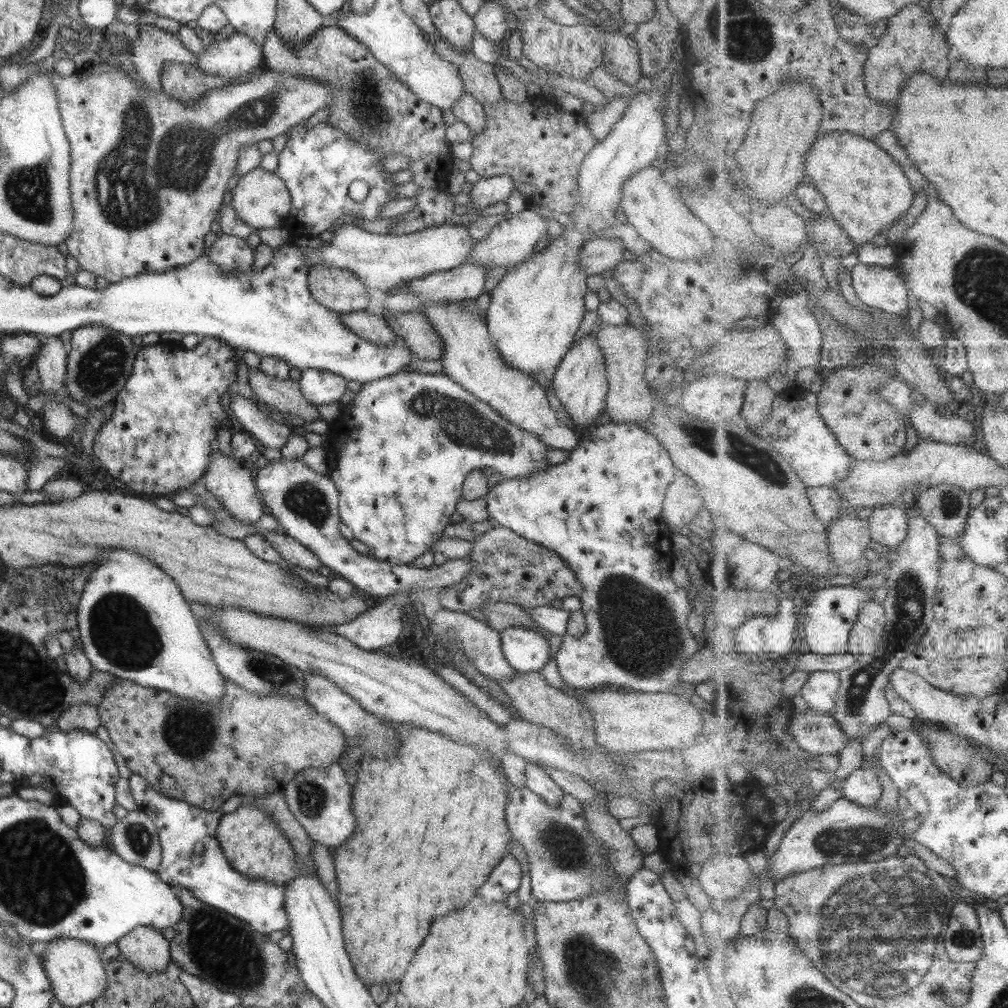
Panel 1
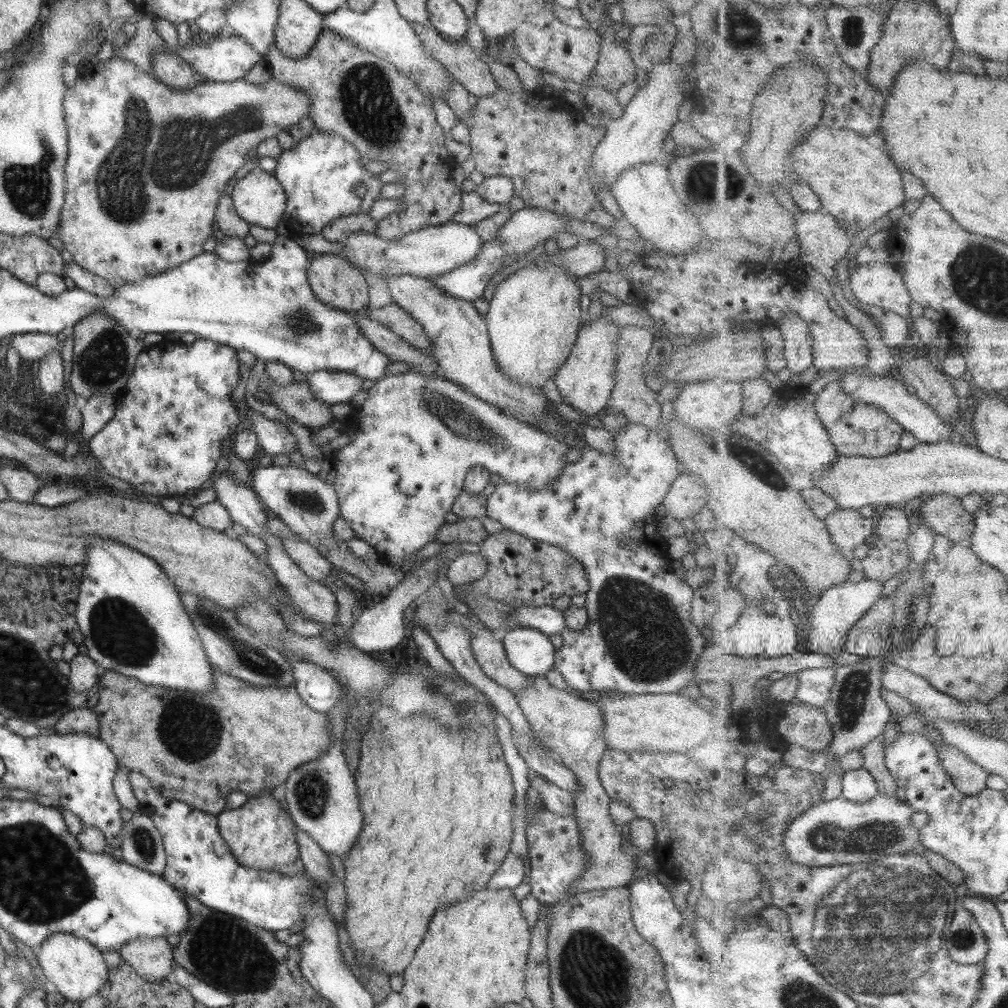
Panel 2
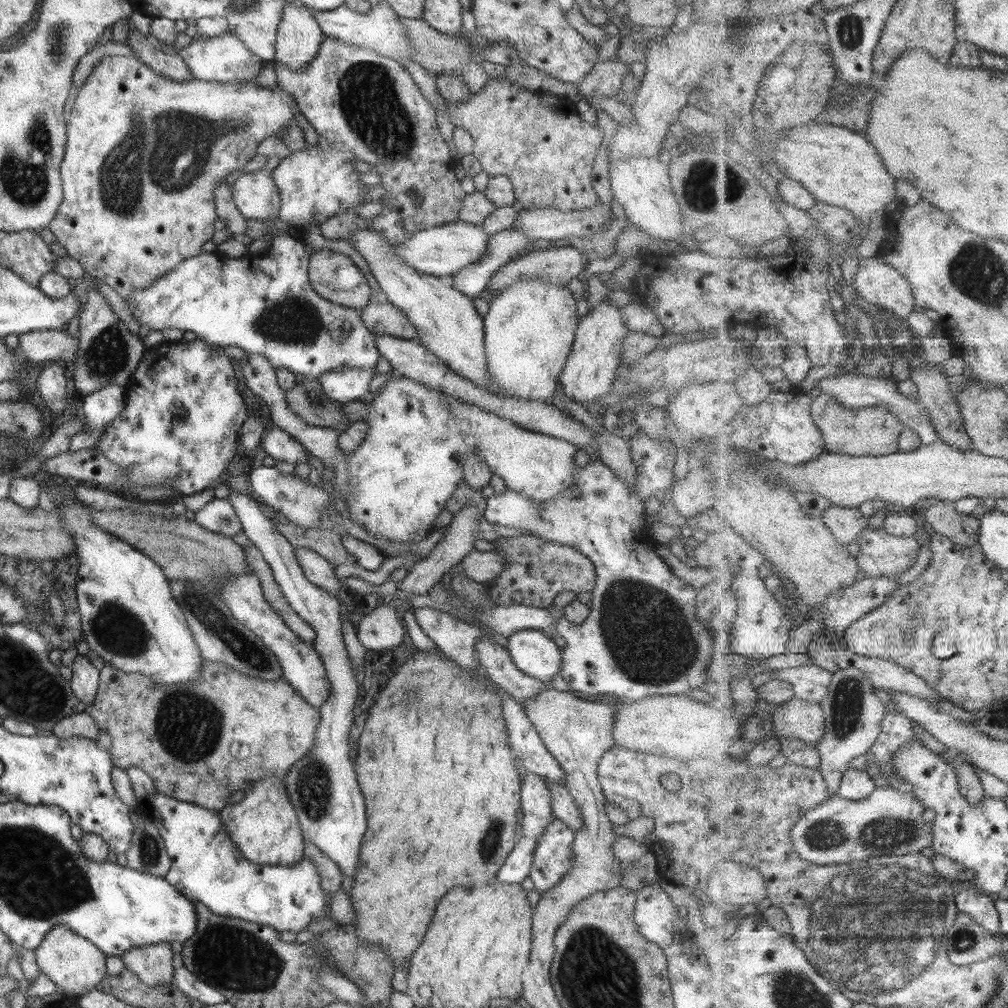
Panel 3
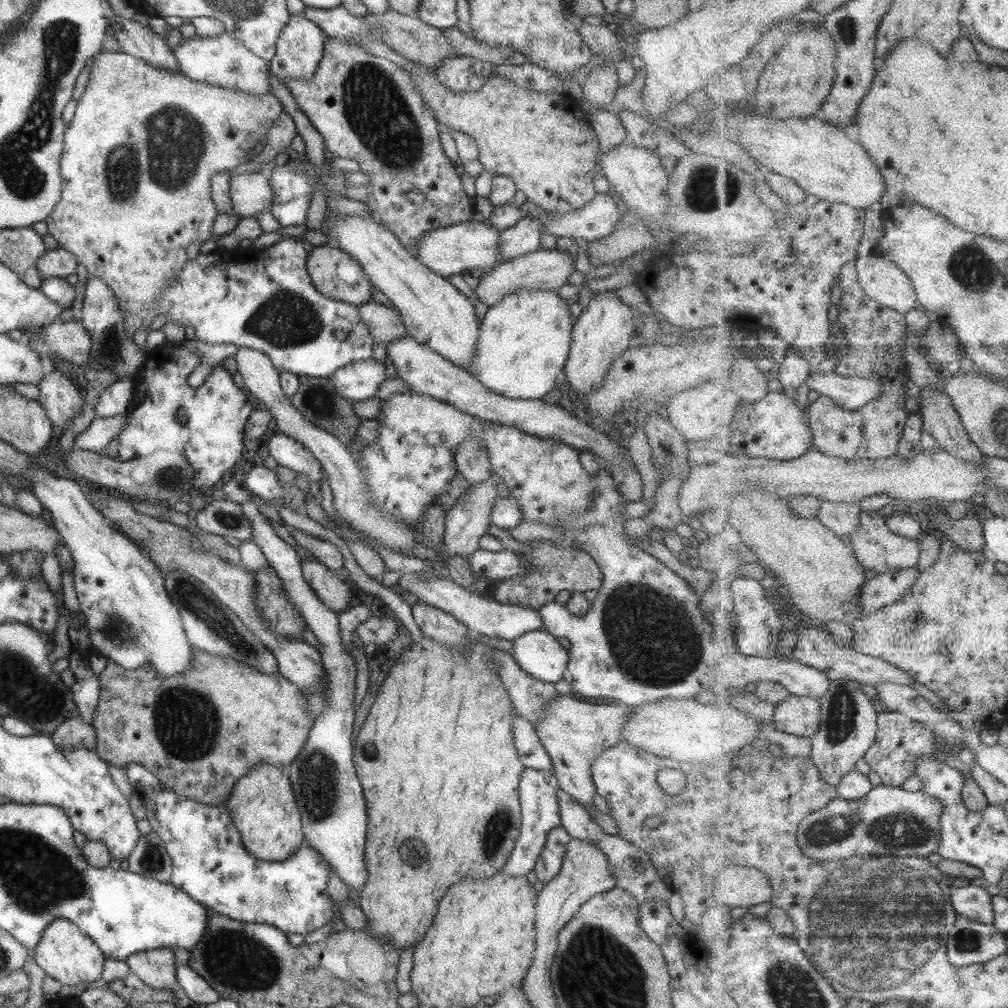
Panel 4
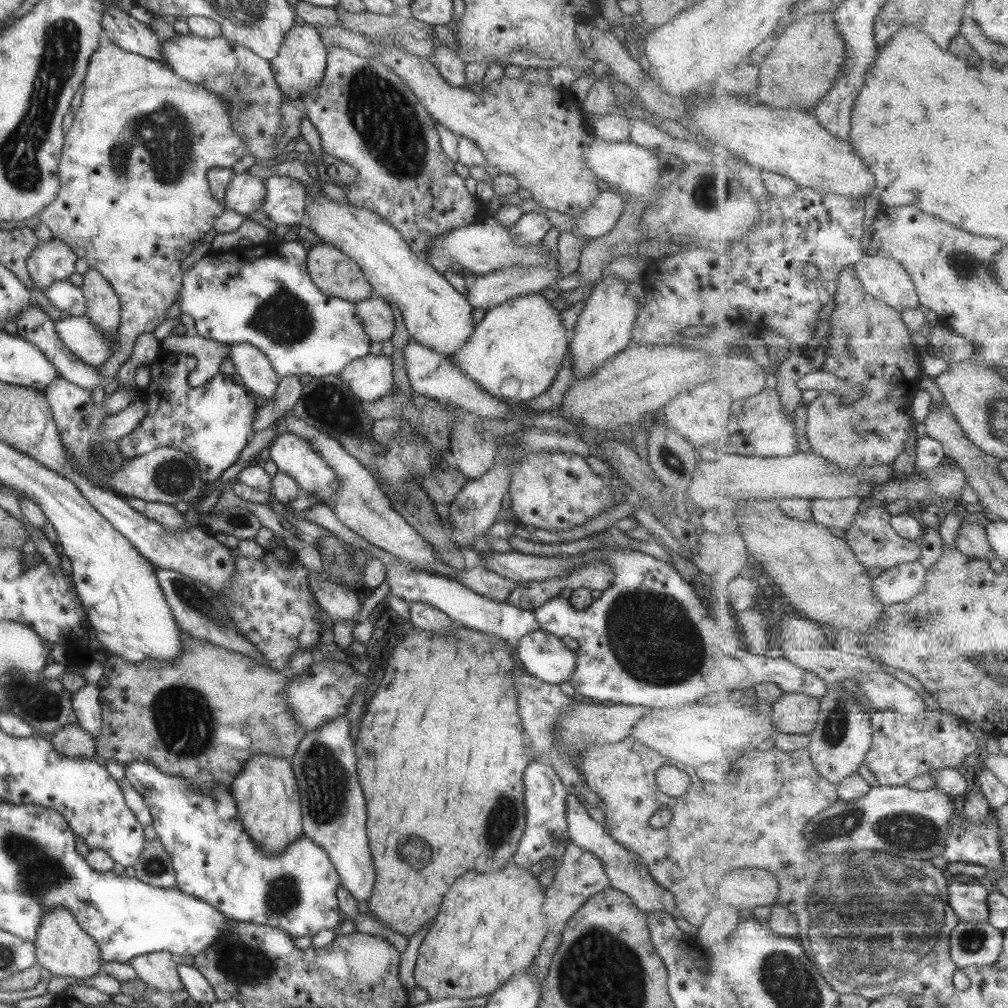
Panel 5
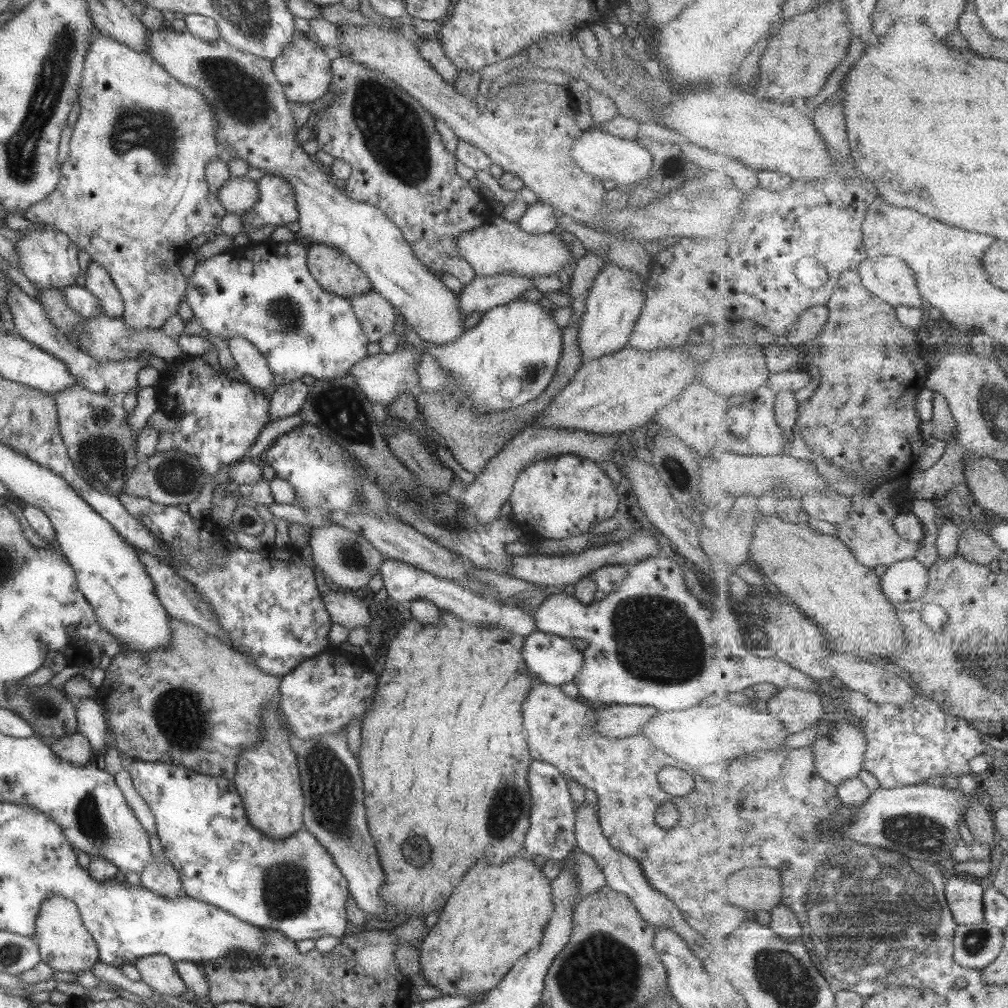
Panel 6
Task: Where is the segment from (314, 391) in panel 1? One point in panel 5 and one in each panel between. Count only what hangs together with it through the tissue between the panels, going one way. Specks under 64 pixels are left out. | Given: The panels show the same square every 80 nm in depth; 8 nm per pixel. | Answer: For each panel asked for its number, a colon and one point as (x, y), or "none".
2: (329, 387)
3: (342, 385)
4: (357, 381)
5: (368, 378)

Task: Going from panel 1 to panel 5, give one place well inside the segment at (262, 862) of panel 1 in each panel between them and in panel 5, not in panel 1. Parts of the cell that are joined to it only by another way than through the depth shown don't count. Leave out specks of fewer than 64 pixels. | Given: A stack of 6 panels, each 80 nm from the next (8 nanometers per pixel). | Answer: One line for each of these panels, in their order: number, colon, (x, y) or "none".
2: (259, 833)
3: (264, 825)
4: (262, 807)
5: (267, 799)

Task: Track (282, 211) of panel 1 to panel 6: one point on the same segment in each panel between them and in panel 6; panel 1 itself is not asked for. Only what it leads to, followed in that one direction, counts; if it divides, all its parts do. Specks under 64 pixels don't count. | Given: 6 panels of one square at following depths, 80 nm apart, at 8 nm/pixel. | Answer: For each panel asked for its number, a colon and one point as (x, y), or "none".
2: (258, 199)
3: (254, 193)
4: (250, 193)
5: (244, 193)
6: (237, 195)

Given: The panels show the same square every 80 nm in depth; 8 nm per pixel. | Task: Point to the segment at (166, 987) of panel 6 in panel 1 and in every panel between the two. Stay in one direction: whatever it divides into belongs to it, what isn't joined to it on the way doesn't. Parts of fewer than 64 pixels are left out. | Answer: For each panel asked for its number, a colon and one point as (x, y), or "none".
1: (148, 951)
2: (151, 958)
3: (152, 966)
4: (155, 968)
5: (157, 970)

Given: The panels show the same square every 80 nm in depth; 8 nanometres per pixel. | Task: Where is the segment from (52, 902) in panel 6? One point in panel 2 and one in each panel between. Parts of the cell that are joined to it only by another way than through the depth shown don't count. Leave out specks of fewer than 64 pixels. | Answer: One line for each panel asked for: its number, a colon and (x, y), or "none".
2: (72, 966)
3: (71, 962)
4: (63, 952)
5: (62, 948)

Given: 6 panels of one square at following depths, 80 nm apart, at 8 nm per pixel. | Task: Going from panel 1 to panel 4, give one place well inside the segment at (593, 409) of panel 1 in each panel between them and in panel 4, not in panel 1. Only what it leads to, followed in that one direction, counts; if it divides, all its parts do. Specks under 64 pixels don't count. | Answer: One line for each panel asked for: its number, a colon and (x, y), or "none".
2: (585, 381)
3: (596, 350)
4: (599, 335)

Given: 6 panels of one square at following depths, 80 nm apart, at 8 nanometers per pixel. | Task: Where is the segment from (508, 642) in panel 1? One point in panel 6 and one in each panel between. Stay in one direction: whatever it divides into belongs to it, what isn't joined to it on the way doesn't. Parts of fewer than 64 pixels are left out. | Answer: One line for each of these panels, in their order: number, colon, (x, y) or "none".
2: (529, 651)
3: (533, 652)
4: (537, 653)
5: (543, 656)
6: (553, 660)

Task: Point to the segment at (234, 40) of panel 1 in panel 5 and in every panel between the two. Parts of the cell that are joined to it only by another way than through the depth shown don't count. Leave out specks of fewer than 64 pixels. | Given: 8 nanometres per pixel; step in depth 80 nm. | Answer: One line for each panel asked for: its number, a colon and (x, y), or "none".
2: (228, 57)
3: (223, 58)
4: (222, 60)
5: (243, 80)

